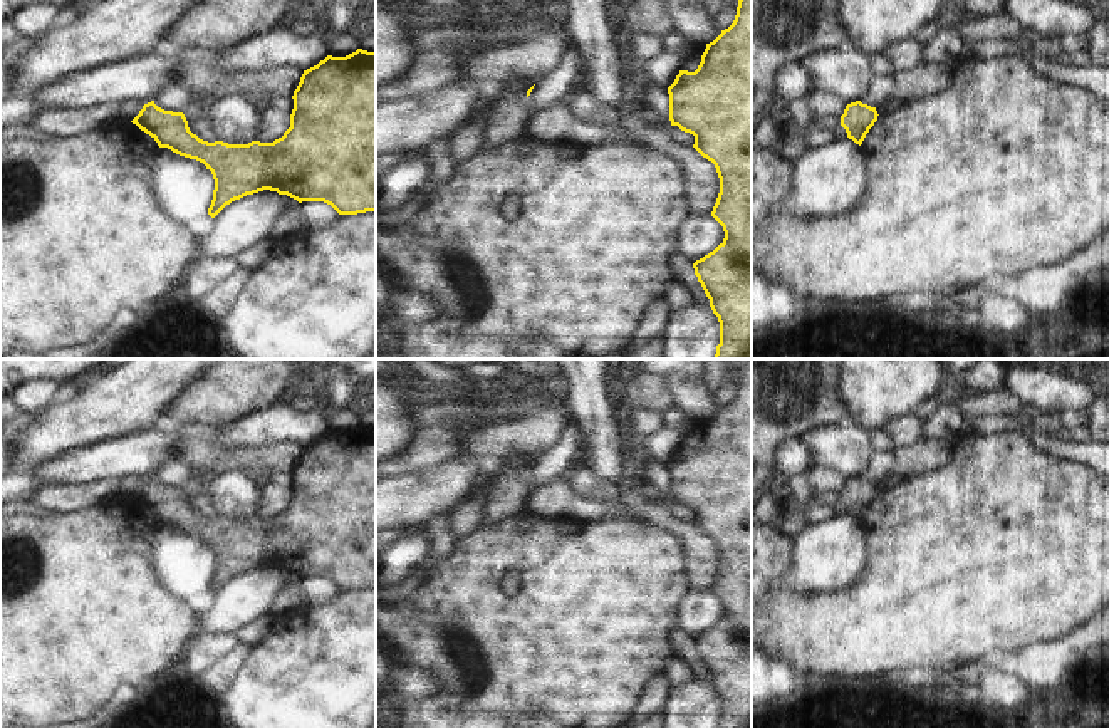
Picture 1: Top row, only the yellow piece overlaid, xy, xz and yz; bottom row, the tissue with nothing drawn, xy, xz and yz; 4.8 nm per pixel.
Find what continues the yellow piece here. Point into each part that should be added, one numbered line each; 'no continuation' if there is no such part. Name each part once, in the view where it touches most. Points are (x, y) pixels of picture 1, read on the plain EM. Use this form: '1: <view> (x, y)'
no continuation

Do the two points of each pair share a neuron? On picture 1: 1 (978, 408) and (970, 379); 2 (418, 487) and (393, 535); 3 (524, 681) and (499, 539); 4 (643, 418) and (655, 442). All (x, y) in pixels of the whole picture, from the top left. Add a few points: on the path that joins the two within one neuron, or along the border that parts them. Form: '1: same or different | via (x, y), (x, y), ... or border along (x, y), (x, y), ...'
1: different | border along (1005, 388), (995, 393), (965, 393)
2: different | border along (403, 525), (393, 529)
3: same | via (527, 646), (527, 574)
4: different | border along (663, 415), (663, 425), (640, 438)

